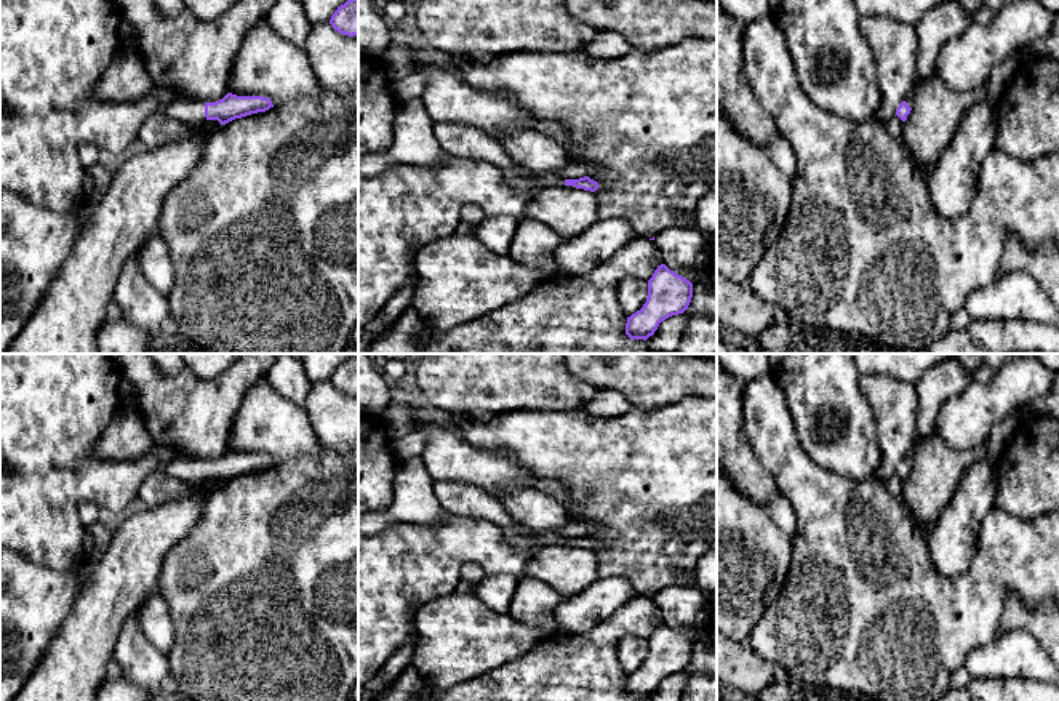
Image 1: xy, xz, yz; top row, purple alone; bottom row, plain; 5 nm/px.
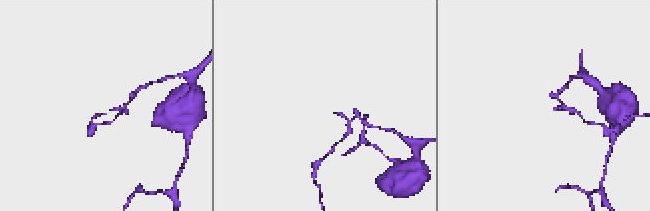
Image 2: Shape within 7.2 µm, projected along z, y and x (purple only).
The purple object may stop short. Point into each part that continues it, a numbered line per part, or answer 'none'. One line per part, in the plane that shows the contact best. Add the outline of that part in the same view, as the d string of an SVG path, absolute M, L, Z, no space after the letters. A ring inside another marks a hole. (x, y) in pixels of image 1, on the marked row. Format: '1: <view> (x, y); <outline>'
none

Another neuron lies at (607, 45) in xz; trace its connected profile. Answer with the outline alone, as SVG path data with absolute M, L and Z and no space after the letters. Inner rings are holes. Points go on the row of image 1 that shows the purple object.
M598 32L582 51L595 59L611 61L622 58L630 50L625 38L616 32Z

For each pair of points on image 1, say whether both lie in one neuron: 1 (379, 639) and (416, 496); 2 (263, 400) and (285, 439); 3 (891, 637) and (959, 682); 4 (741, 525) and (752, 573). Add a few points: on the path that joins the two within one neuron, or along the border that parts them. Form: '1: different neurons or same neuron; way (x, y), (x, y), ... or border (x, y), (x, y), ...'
1: different neurons; border (447, 517), (435, 524), (391, 522), (375, 533)
2: same neuron; way (263, 410), (264, 416), (277, 429)
3: different neurons; border (963, 666), (951, 676), (949, 684)
4: same neuron; way (744, 536), (744, 562)

